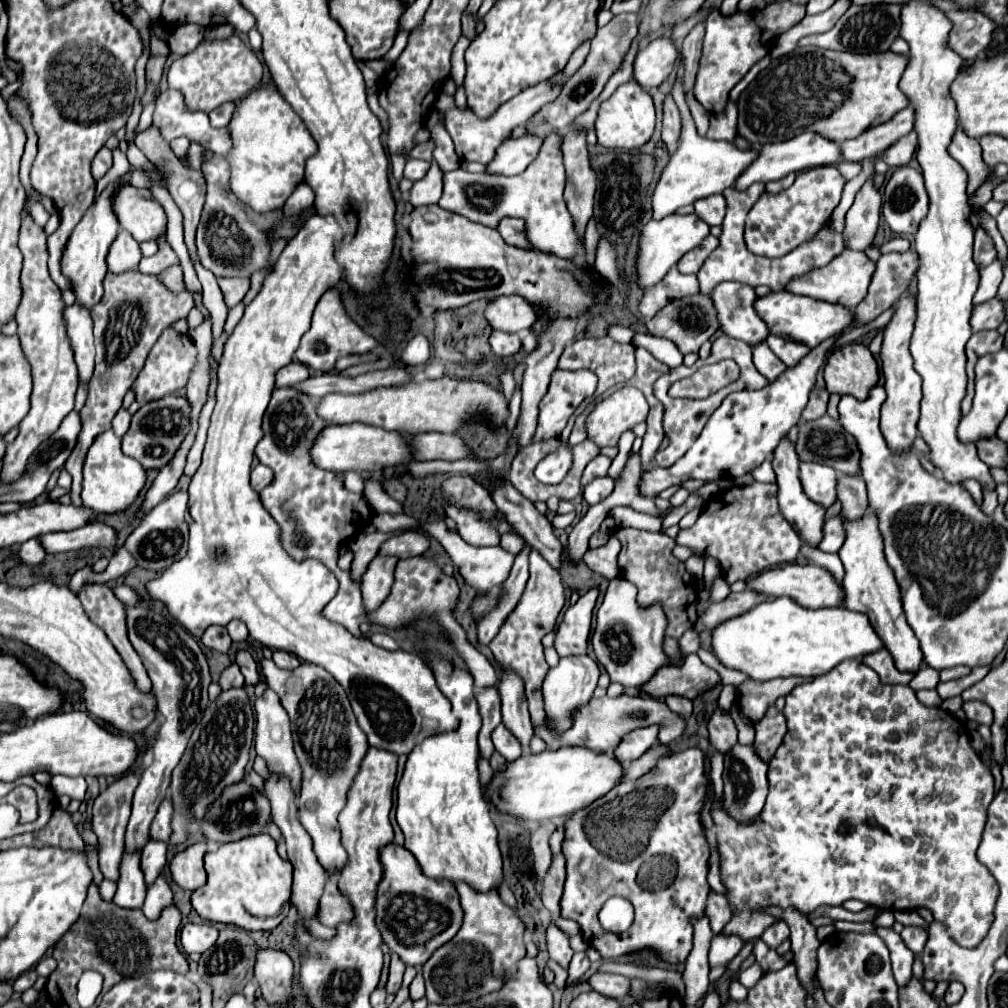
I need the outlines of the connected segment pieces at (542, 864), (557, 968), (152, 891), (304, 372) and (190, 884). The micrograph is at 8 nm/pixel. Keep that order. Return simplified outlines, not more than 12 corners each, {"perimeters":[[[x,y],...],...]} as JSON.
{"perimeters":[[[544,822],[530,840],[534,856],[534,888],[542,884],[552,864],[548,838],[554,822]],[[548,960],[548,968],[556,974],[554,984],[564,988],[568,972],[554,960]],[[164,874],[148,888],[142,912],[158,920],[172,904]],[[290,362],[276,372],[276,388],[296,386],[310,376],[308,366]],[[206,842],[174,854],[170,874],[182,890],[206,882]]]}

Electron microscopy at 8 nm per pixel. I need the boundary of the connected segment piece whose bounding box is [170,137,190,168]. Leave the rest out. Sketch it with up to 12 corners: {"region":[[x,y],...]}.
{"region":[[186,137],[174,139],[171,148],[181,164],[188,168],[184,156],[190,145]]}

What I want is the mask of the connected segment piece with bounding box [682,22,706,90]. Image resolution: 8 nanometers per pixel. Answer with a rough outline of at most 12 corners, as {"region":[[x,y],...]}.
{"region":[[698,22],[684,38],[684,90],[694,86],[702,52],[704,24]]}

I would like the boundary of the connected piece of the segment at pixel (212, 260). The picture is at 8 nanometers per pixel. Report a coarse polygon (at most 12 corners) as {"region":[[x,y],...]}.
{"region":[[204,162],[208,194],[196,232],[218,278],[270,274],[272,244],[302,212],[256,214],[230,190],[230,164]]}

